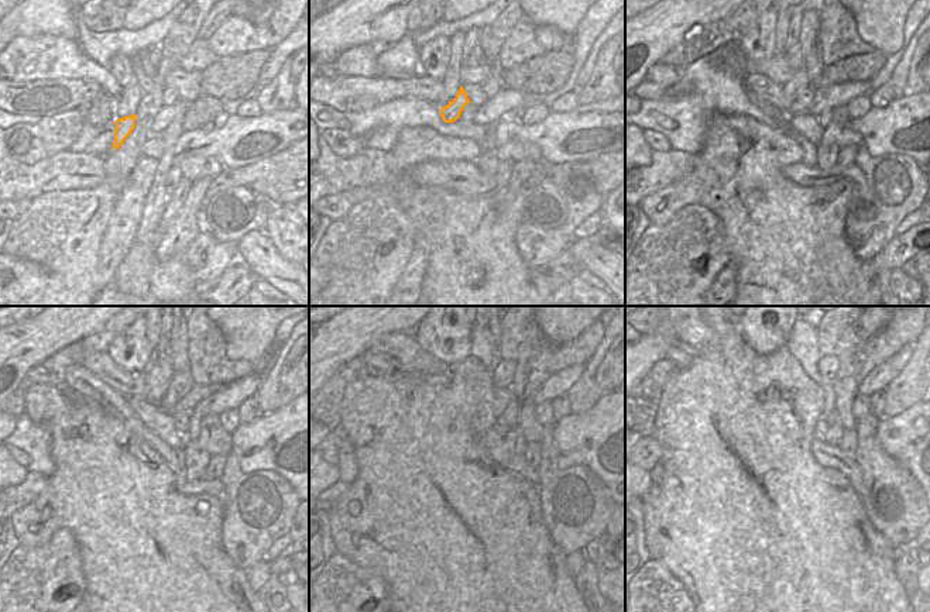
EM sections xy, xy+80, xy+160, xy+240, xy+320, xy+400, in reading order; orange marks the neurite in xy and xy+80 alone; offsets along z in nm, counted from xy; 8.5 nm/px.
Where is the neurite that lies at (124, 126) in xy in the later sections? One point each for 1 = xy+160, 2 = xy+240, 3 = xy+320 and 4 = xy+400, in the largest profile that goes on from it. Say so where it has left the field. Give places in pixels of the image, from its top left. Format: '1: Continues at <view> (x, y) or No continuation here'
1: Continues at xy+160 (800, 81)
2: Continues at xy+240 (181, 382)
3: Continues at xy+320 (503, 374)
4: Continues at xy+400 (827, 364)

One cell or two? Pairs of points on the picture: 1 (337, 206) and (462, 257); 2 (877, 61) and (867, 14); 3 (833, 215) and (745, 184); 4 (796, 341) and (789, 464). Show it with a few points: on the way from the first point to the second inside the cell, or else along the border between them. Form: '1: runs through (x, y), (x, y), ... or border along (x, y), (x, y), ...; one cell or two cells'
1: runs through (370, 192), (404, 191), (438, 224); one cell
2: border along (875, 48), (885, 57); two cells
3: runs through (812, 215), (776, 215), (767, 205); one cell
4: border along (785, 346), (816, 382); two cells

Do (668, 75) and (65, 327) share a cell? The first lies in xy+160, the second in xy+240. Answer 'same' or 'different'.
different

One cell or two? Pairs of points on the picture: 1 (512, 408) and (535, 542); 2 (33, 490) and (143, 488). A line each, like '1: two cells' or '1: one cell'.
1: two cells
2: two cells

